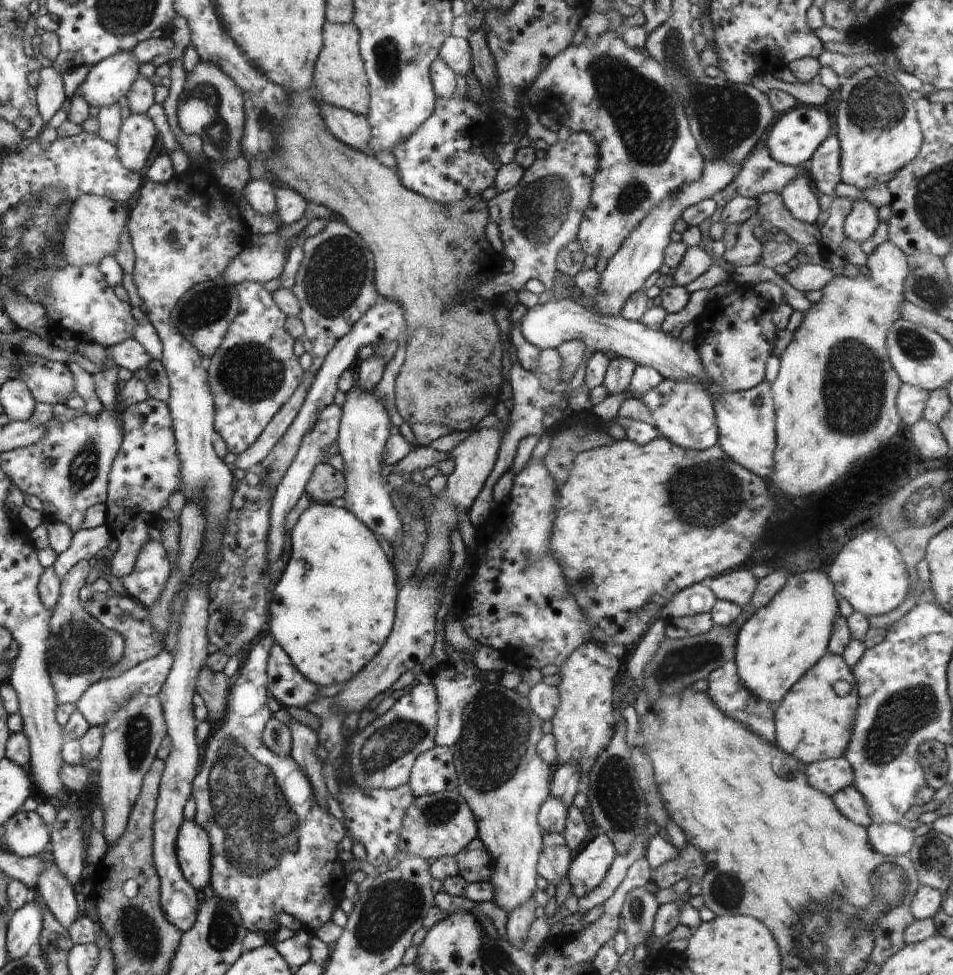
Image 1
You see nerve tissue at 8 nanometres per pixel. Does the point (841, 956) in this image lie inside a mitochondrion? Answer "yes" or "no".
yes

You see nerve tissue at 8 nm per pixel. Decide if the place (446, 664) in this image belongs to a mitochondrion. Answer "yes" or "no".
no

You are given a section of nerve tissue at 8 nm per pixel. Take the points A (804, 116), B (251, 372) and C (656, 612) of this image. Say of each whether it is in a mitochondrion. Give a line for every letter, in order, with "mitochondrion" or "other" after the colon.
A: other
B: mitochondrion
C: other

